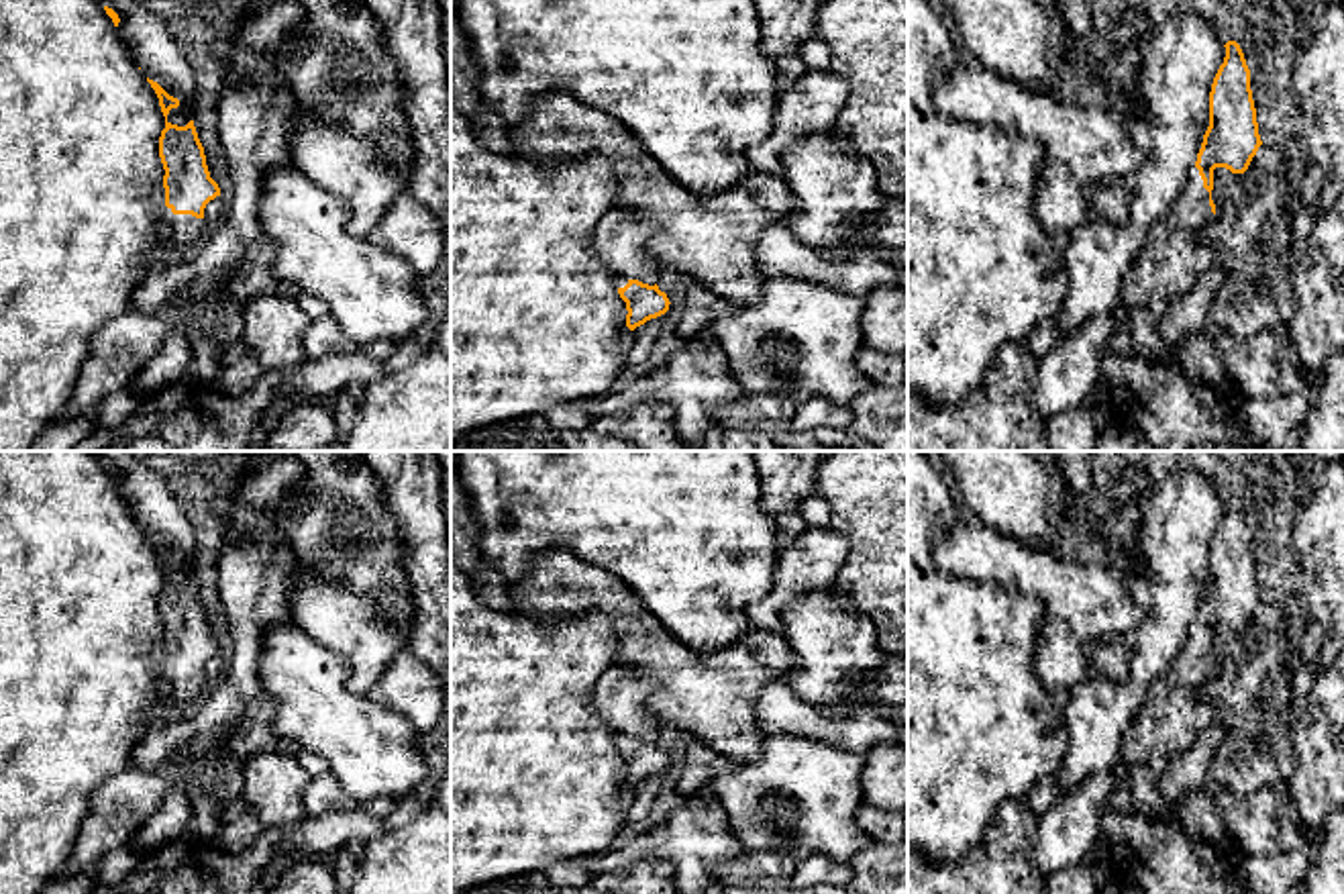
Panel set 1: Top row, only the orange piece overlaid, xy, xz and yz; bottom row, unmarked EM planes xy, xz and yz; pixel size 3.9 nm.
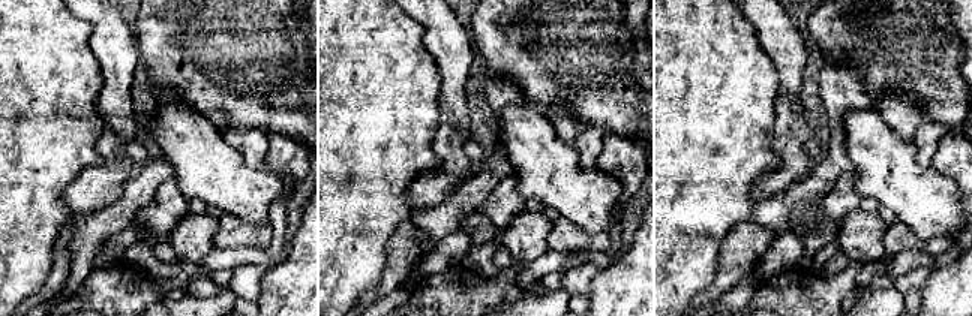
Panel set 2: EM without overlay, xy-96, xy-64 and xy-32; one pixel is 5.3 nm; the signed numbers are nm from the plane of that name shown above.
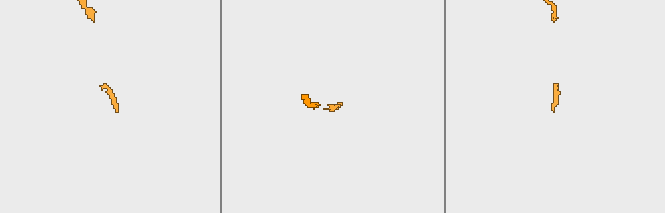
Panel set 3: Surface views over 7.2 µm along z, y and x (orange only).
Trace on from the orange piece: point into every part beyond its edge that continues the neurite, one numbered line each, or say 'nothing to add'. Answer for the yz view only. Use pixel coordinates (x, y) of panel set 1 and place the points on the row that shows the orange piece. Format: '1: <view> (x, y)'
1: yz (1173, 258)

